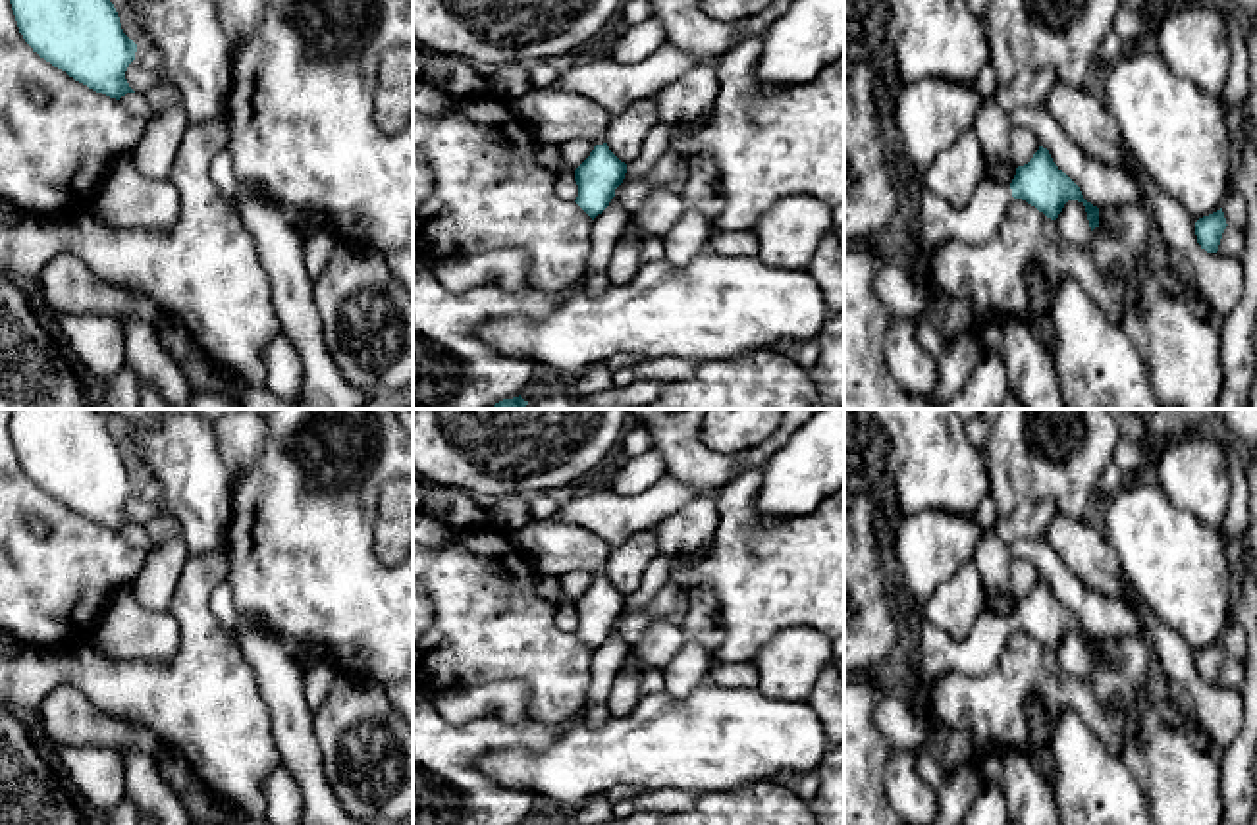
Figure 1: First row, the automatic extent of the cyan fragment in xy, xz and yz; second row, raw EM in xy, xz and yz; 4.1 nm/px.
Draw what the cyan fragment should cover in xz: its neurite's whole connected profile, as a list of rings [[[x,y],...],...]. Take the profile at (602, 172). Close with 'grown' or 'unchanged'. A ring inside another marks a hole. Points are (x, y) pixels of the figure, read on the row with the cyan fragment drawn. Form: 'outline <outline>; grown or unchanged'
outline [[[532,89],[513,102],[517,120],[538,143],[563,145],[582,137],[594,143],[590,156],[575,170],[576,204],[594,220],[623,183],[627,164],[607,146],[611,114],[598,102],[561,89]]]; grown

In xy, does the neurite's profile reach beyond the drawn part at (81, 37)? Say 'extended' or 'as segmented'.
as segmented

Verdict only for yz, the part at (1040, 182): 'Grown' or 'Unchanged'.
Grown

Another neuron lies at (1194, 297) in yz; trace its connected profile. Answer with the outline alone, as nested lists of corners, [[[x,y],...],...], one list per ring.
[[[1191,278],[1188,289],[1186,289],[1186,297],[1184,297],[1184,303],[1188,305],[1188,308],[1207,320],[1207,322],[1215,322],[1215,312],[1209,305],[1209,301],[1203,297],[1201,289],[1197,287],[1195,279]]]

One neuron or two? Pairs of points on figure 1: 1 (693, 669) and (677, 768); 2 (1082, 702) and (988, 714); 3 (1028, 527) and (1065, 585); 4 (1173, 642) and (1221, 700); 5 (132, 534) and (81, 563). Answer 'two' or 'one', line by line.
1: two
2: one
3: two
4: one
5: two

